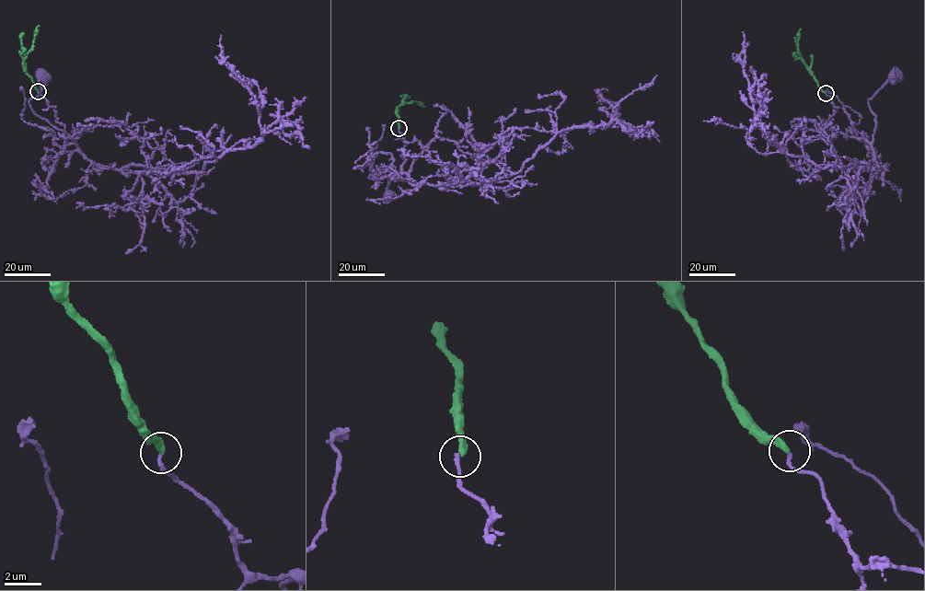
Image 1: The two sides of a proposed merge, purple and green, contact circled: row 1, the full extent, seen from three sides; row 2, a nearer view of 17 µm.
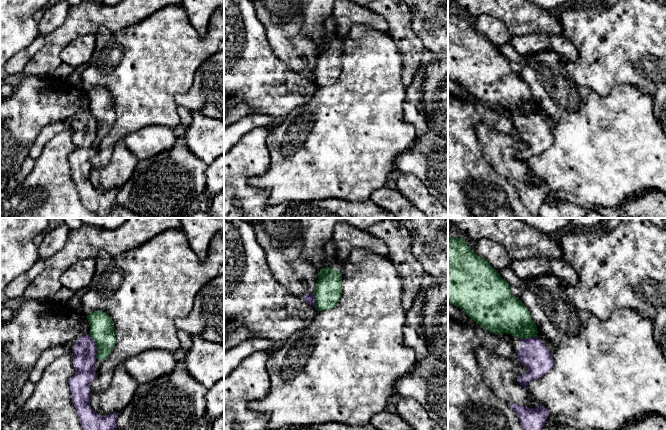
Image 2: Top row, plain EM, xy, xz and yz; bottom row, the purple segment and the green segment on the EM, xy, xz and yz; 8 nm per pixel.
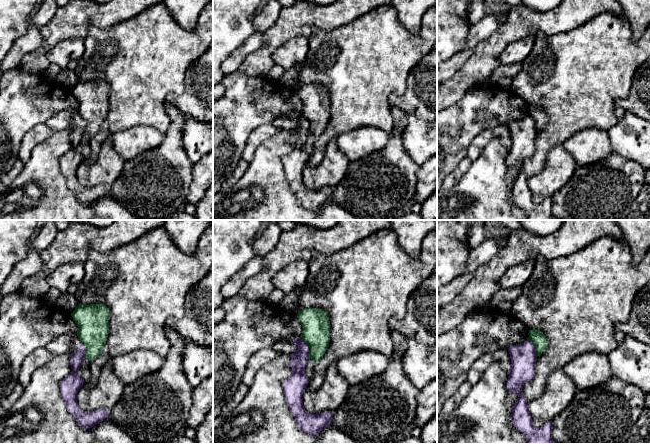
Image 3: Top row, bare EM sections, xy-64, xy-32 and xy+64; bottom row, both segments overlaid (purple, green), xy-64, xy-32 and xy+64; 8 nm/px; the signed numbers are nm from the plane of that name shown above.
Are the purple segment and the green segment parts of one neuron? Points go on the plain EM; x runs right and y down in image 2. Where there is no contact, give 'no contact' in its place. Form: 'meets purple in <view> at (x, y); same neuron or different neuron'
meets purple in xy at (96, 122); different neuron

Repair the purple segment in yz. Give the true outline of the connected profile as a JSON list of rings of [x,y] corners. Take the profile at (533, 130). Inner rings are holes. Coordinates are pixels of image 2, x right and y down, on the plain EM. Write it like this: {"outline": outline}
{"outline": [[[506,109],[496,111],[512,120],[518,137],[527,144],[527,147],[517,154],[517,158],[527,166],[530,156],[541,154],[553,144],[551,128],[540,114],[529,113],[522,115]]]}

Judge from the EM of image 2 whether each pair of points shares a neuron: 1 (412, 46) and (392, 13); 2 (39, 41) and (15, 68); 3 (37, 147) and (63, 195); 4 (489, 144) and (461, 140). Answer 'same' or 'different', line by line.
1: same
2: same
3: different
4: different

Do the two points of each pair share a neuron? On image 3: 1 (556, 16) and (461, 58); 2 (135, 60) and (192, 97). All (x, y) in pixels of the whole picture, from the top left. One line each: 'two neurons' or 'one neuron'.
1: two neurons
2: two neurons

